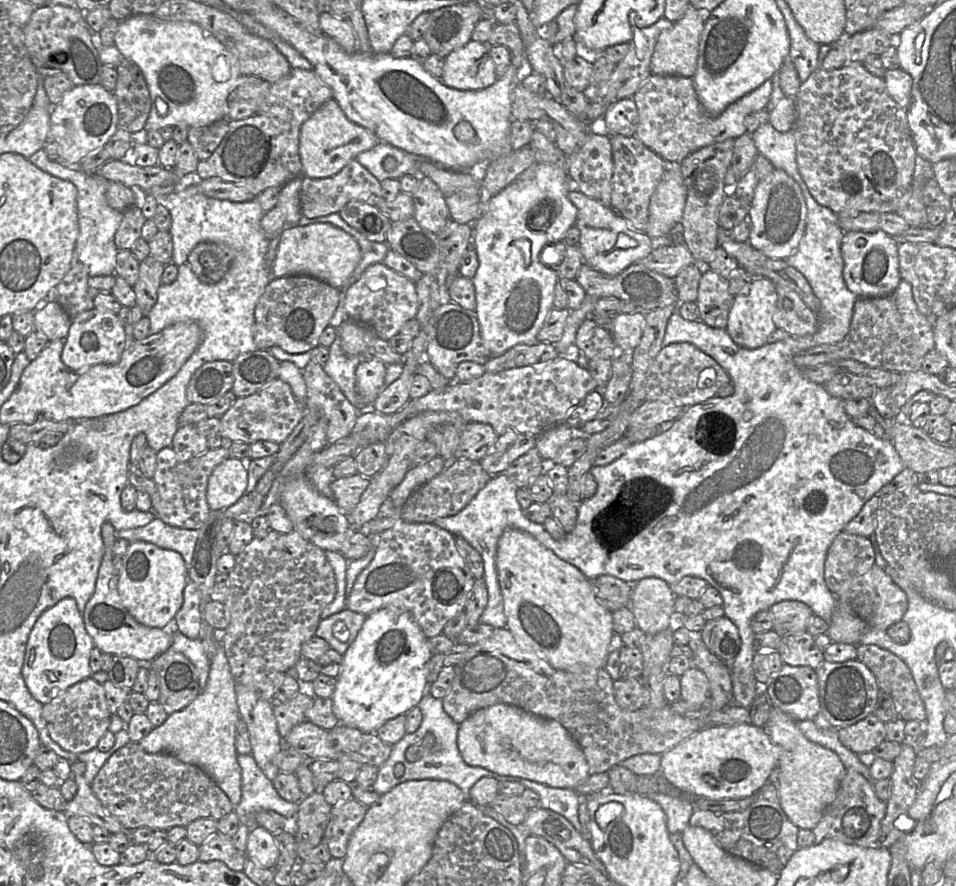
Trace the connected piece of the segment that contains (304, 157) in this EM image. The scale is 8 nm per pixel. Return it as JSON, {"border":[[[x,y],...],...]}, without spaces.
{"border":[[[330,99],[317,109],[300,127],[299,154],[303,166],[303,176],[310,178],[332,177],[355,159],[358,154],[373,148],[379,142],[381,141],[373,133],[350,121],[339,104],[334,99]]]}

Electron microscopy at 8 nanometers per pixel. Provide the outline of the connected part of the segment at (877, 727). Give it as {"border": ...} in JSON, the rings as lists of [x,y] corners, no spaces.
{"border":[[[871,714],[845,728],[837,729],[840,742],[855,754],[869,752],[886,740],[886,724]]]}

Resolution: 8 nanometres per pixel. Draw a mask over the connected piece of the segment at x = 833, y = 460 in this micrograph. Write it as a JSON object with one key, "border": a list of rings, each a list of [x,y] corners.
{"border":[[[765,123],[750,136],[758,153],[766,157],[774,168],[784,170],[801,188],[807,208],[805,232],[798,248],[786,262],[807,279],[820,300],[816,332],[807,336],[791,335],[782,341],[748,349],[737,345],[726,329],[711,327],[701,320],[688,321],[675,311],[668,321],[663,345],[687,342],[712,357],[730,377],[734,386],[731,396],[715,396],[688,407],[676,421],[669,421],[674,424],[668,430],[632,444],[608,465],[593,466],[590,473],[597,483],[596,493],[578,505],[576,525],[561,540],[553,539],[543,524],[527,519],[517,500],[518,487],[504,473],[492,476],[460,512],[433,521],[436,526],[465,539],[481,555],[488,603],[480,622],[495,629],[506,628],[507,623],[497,578],[496,552],[498,541],[508,528],[532,535],[592,581],[602,575],[613,576],[632,585],[650,577],[662,579],[669,585],[686,576],[706,580],[721,594],[724,616],[736,625],[739,632],[741,646],[730,665],[730,677],[733,703],[747,710],[757,696],[757,681],[752,669],[755,634],[751,629],[751,619],[776,603],[792,600],[803,602],[814,615],[829,623],[836,606],[836,595],[828,589],[824,579],[827,551],[834,538],[859,514],[864,504],[905,469],[891,439],[879,438],[858,427],[845,412],[845,400],[832,396],[824,386],[806,379],[803,370],[794,363],[795,355],[804,350],[839,343],[845,338],[858,297],[847,288],[843,279],[841,243],[844,232],[839,227],[838,216],[820,205],[805,184],[797,165],[793,132],[778,132],[771,124]]]}

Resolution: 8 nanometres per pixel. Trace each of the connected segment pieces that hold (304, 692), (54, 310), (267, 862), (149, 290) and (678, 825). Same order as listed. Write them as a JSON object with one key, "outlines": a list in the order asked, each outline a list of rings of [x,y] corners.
{"outlines":[[[[300,683],[300,689],[292,699],[273,707],[277,729],[282,740],[293,727],[306,720],[306,711],[314,699],[311,694],[311,683]]],[[[49,302],[34,312],[34,331],[42,332],[49,341],[65,339],[71,323],[72,318],[57,302]]],[[[254,825],[248,837],[248,859],[266,869],[273,869],[280,856],[275,836],[265,828]]],[[[151,254],[140,262],[139,277],[133,290],[136,303],[147,317],[157,302],[158,289],[162,285],[161,278],[166,265]]],[[[653,793],[648,797],[662,808],[670,834],[682,833],[689,825],[689,819],[695,811],[693,797],[686,794],[672,796],[664,793]]]]}

